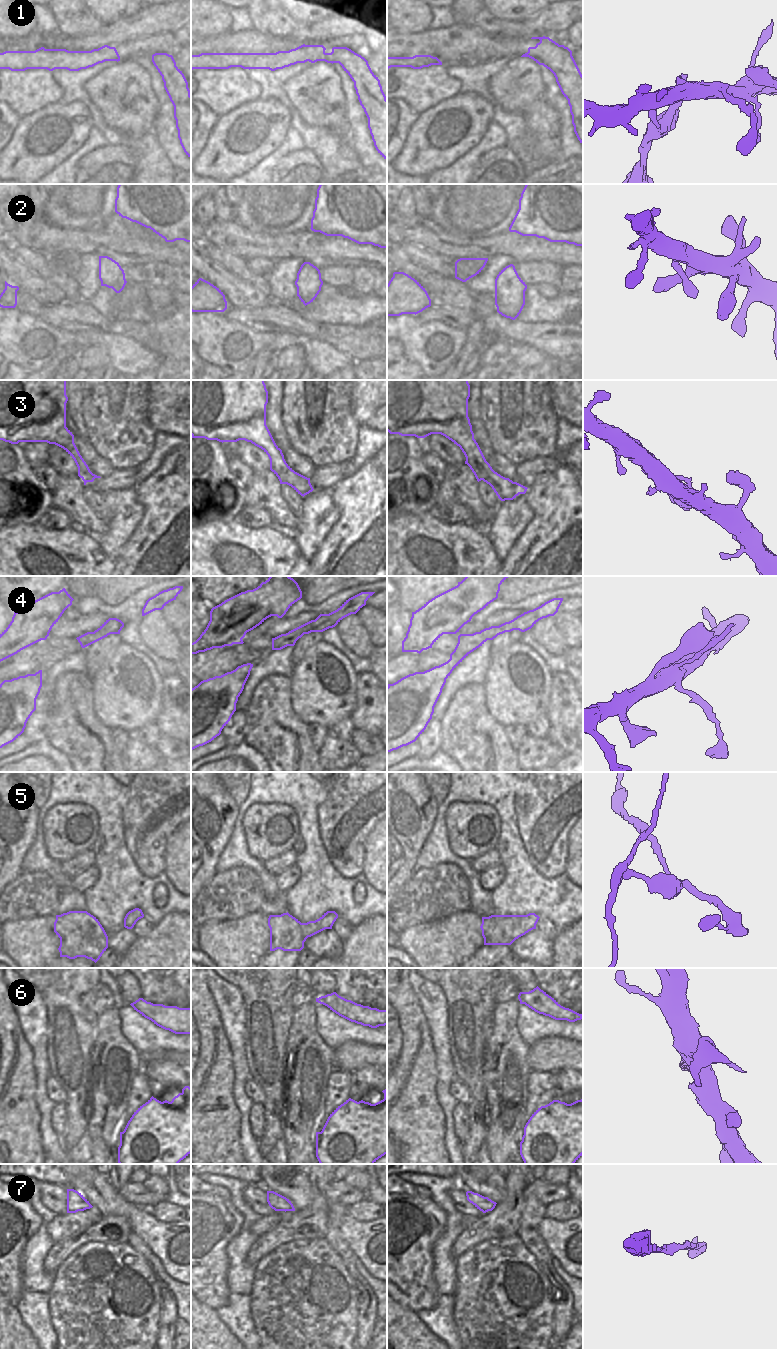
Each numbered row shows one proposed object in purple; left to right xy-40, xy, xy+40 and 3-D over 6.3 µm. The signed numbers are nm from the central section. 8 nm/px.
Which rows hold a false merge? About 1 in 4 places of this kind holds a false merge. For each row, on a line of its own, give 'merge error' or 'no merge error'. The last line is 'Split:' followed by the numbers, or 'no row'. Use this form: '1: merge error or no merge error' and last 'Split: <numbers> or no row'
1: merge error
2: no merge error
3: no merge error
4: merge error
5: merge error
6: no merge error
7: no merge error
Split: 1, 4, 5

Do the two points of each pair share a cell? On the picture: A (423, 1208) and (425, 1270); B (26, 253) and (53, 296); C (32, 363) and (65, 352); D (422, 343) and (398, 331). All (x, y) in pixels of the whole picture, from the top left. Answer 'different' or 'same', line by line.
A: same
B: different
C: different
D: same

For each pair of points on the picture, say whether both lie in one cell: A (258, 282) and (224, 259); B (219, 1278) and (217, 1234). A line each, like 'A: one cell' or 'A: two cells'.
A: one cell
B: one cell

